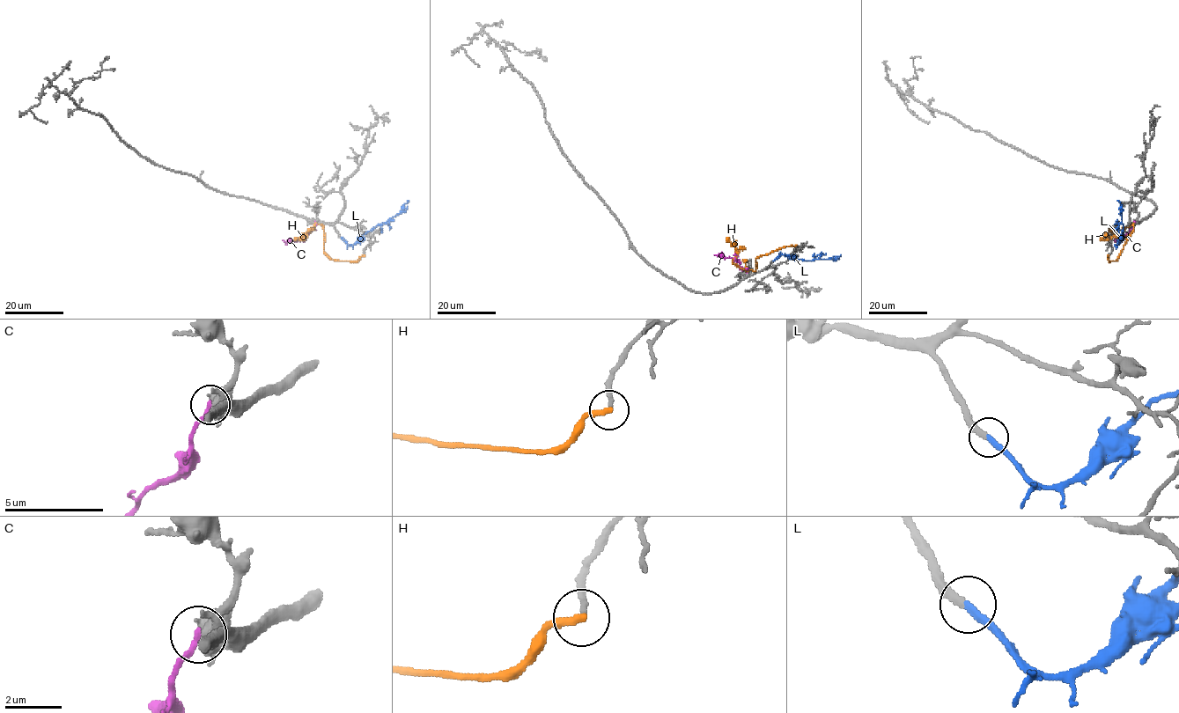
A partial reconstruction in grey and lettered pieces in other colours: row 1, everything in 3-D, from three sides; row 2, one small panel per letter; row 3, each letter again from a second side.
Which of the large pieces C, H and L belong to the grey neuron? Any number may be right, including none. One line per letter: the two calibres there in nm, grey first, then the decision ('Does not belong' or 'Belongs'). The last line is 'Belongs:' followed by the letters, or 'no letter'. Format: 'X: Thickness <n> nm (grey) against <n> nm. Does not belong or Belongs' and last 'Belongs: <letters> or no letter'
C: Thickness 480 nm (grey) against 240 nm. Does not belong
H: Thickness 200 nm (grey) against 260 nm. Does not belong
L: Thickness 240 nm (grey) against 280 nm. Belongs
Belongs: L

